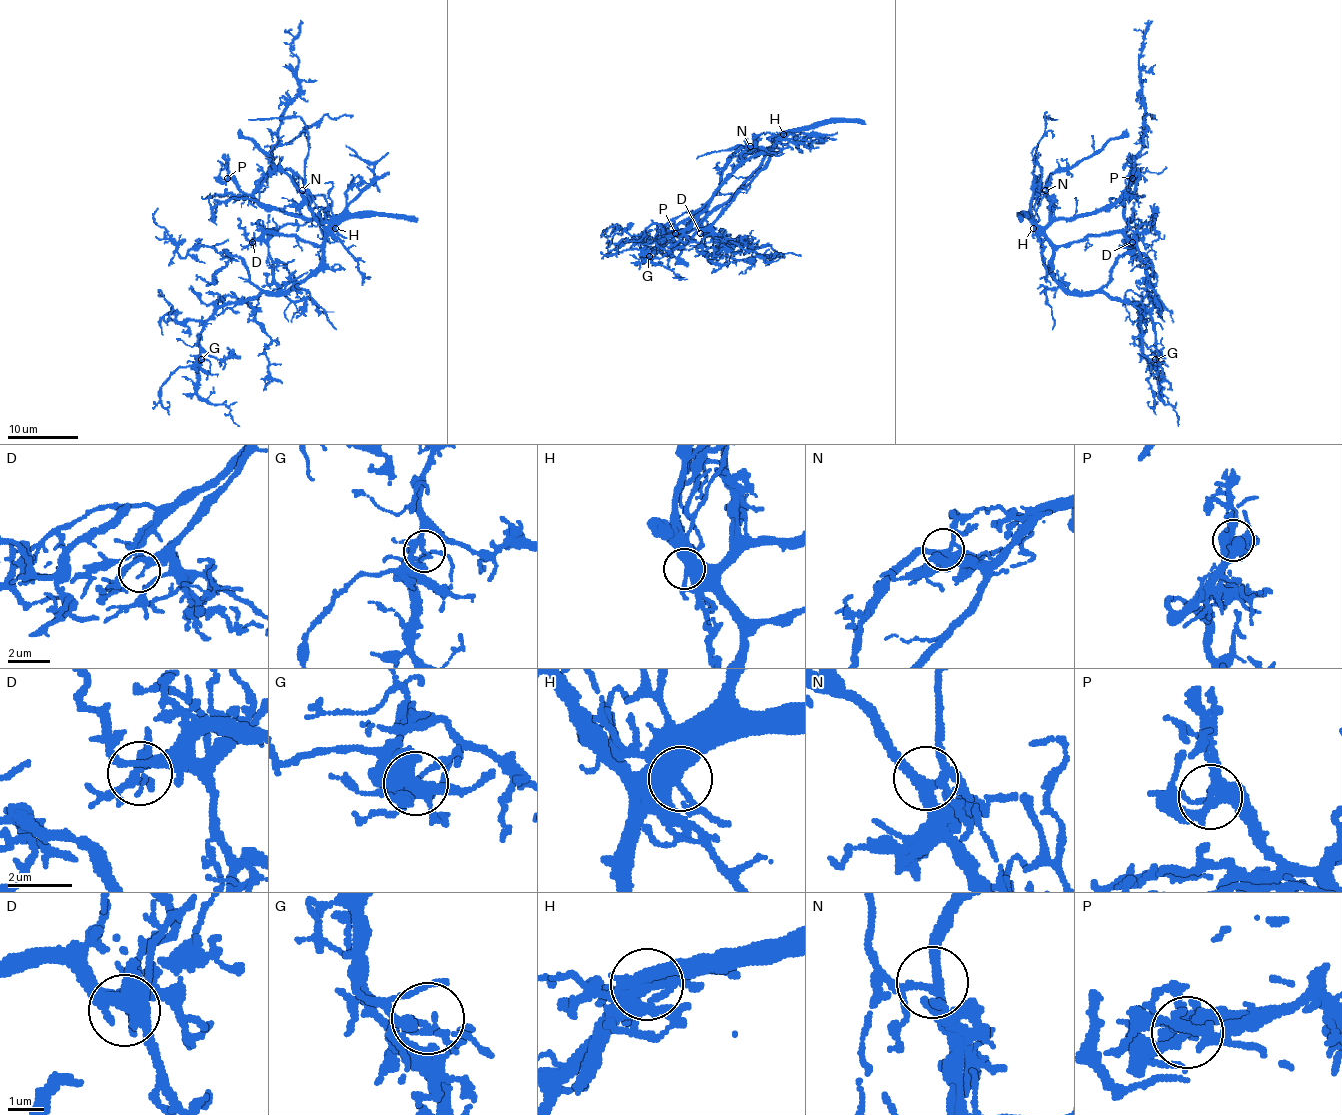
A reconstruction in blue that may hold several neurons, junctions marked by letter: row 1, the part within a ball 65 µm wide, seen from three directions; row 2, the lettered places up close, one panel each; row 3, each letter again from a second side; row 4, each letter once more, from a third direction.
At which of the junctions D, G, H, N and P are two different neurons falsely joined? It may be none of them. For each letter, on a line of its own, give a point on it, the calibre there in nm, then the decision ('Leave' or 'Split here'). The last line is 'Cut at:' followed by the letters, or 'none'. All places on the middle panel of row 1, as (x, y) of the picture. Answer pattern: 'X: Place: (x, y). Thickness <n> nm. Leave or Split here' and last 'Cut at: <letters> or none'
D: Place: (700, 233). Thickness 150 nm. Leave
G: Place: (649, 256). Thickness 160 nm. Leave
H: Place: (783, 134). Thickness 550 nm. Leave
N: Place: (750, 146). Thickness 240 nm. Leave
P: Place: (675, 233). Thickness 320 nm. Leave
Cut at: none

